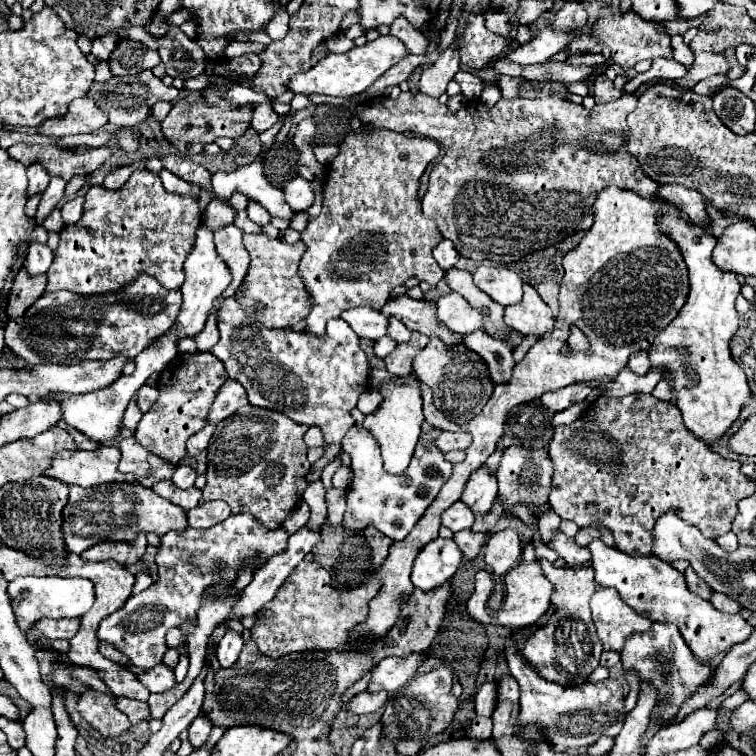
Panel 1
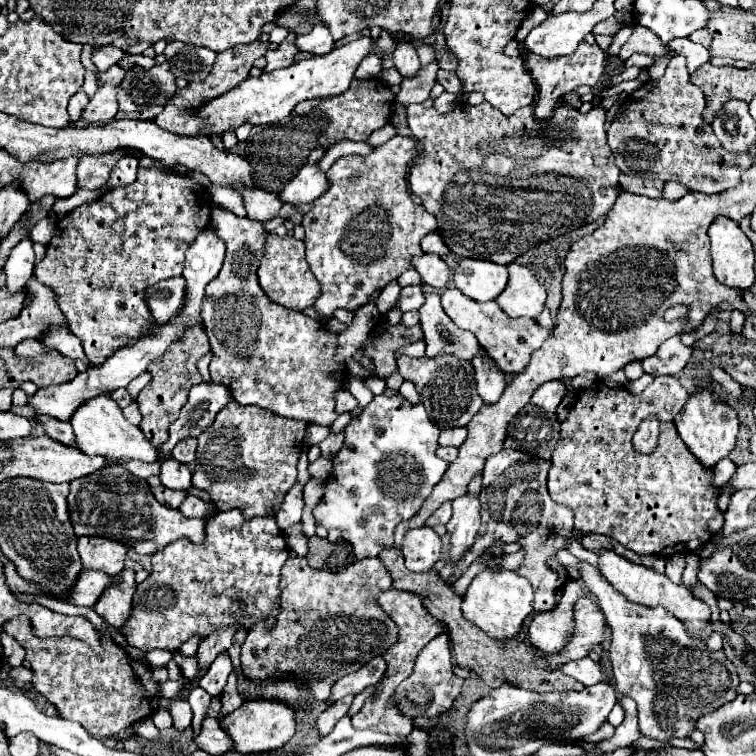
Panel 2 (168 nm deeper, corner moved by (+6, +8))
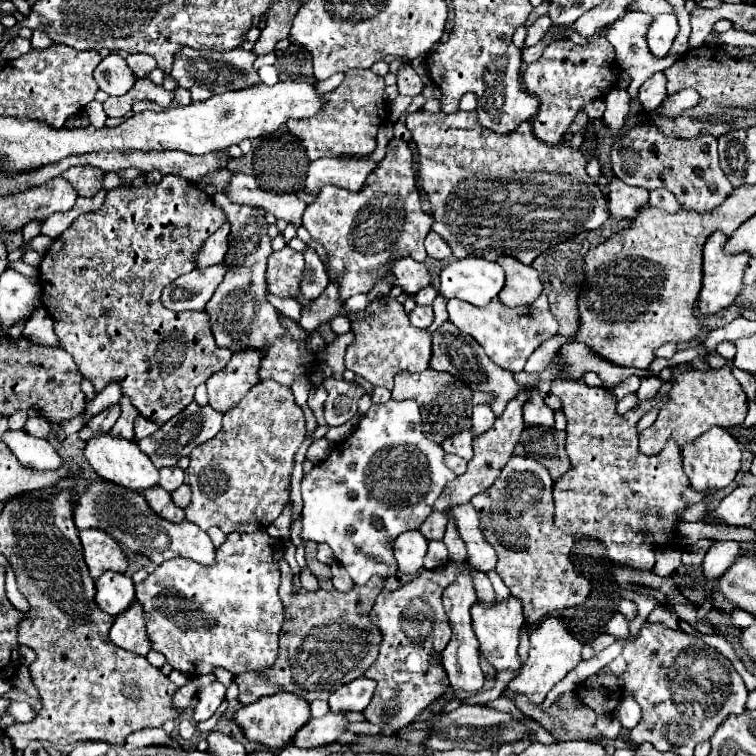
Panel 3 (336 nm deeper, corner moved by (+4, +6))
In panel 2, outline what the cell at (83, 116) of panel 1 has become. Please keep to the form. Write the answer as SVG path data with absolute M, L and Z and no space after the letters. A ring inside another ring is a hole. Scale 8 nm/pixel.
M111 66L105 72L99 72L97 92L89 98L89 104L81 112L81 120L87 124L107 124L117 112L117 98L113 96L115 86L123 80L125 70L121 66Z

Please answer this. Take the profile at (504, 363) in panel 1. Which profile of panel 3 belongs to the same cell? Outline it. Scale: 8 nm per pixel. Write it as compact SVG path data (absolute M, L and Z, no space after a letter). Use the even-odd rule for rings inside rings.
M481 404L481 406L475 406L473 408L473 416L471 416L471 432L473 434L483 434L487 432L495 422L495 416L491 414L491 408L489 404Z

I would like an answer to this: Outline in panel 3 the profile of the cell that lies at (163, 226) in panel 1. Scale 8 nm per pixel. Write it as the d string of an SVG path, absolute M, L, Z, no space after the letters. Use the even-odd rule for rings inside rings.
M169 174L169 176L163 176L163 180L153 186L153 184L143 184L141 188L117 188L117 190L111 190L107 192L105 196L105 202L99 210L95 212L89 212L89 214L81 214L55 242L53 246L45 252L43 256L43 262L41 262L41 276L39 276L39 282L41 282L41 302L45 306L45 310L49 312L49 316L53 318L53 330L59 338L59 346L63 350L67 350L73 358L75 358L75 364L79 366L79 372L83 374L83 378L87 378L95 392L101 392L109 382L119 382L121 386L121 392L127 394L131 398L131 404L139 410L139 414L151 422L155 422L157 426L163 426L167 420L171 420L175 414L179 414L183 408L187 408L191 402L193 402L193 394L195 394L195 388L199 384L203 384L213 372L225 368L225 364L229 362L229 358L233 356L231 350L227 348L219 348L215 344L215 338L213 338L213 332L211 332L211 324L209 324L209 314L205 310L201 312L171 312L167 310L163 304L161 304L161 290L171 284L175 278L191 272L195 268L195 254L201 250L203 242L207 240L207 236L211 236L221 224L227 222L227 216L221 208L217 208L213 204L213 200L203 194L199 188L195 188L193 182L189 182L187 178L183 176L175 176L175 174Z

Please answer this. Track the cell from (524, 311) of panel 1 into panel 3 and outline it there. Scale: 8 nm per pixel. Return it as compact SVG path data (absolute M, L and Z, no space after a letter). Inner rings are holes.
M501 256L497 262L505 270L505 286L499 292L499 300L505 306L529 306L543 292L543 284L533 266L527 266L511 256Z

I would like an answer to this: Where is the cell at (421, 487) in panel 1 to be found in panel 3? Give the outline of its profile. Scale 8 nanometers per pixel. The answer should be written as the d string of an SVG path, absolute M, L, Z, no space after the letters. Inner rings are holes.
M411 400L387 404L375 404L363 416L355 434L333 446L331 454L313 466L311 472L303 474L301 496L303 496L303 520L301 540L329 544L335 560L349 572L355 584L363 586L371 576L389 578L397 572L393 558L393 542L401 532L417 530L423 520L433 512L433 504L443 492L445 484L455 478L443 462L443 448L423 434L419 406Z

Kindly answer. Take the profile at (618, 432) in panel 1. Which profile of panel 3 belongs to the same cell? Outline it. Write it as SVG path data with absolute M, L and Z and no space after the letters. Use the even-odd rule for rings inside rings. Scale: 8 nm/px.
M559 376L551 378L551 392L561 400L561 410L567 416L567 454L571 458L571 468L565 476L555 482L553 498L555 498L555 526L571 536L591 536L605 544L609 552L609 560L615 566L627 566L635 570L653 570L655 566L655 548L665 544L677 544L675 526L679 524L679 514L687 508L681 498L681 492L687 486L687 476L683 472L681 452L675 450L675 442L669 442L665 450L657 456L645 456L637 444L637 422L649 412L653 406L663 406L667 396L653 398L643 402L639 408L627 412L625 416L617 416L613 400L605 390L591 388L583 378L565 380Z

